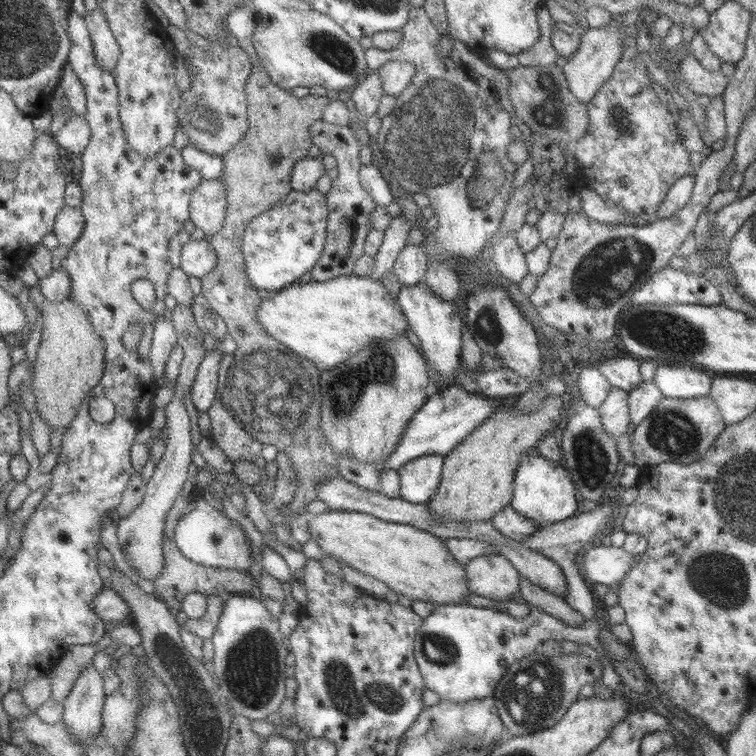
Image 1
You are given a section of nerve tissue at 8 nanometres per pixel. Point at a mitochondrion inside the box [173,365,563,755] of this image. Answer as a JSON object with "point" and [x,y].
{"point":[252,669]}

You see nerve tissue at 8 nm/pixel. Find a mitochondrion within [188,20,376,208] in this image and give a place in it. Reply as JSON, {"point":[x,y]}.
{"point":[336,53]}

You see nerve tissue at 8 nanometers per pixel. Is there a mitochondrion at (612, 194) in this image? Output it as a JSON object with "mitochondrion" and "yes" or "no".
{"mitochondrion":"no"}

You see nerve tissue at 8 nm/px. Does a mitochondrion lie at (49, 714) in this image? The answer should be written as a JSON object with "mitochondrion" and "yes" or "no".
{"mitochondrion":"no"}

